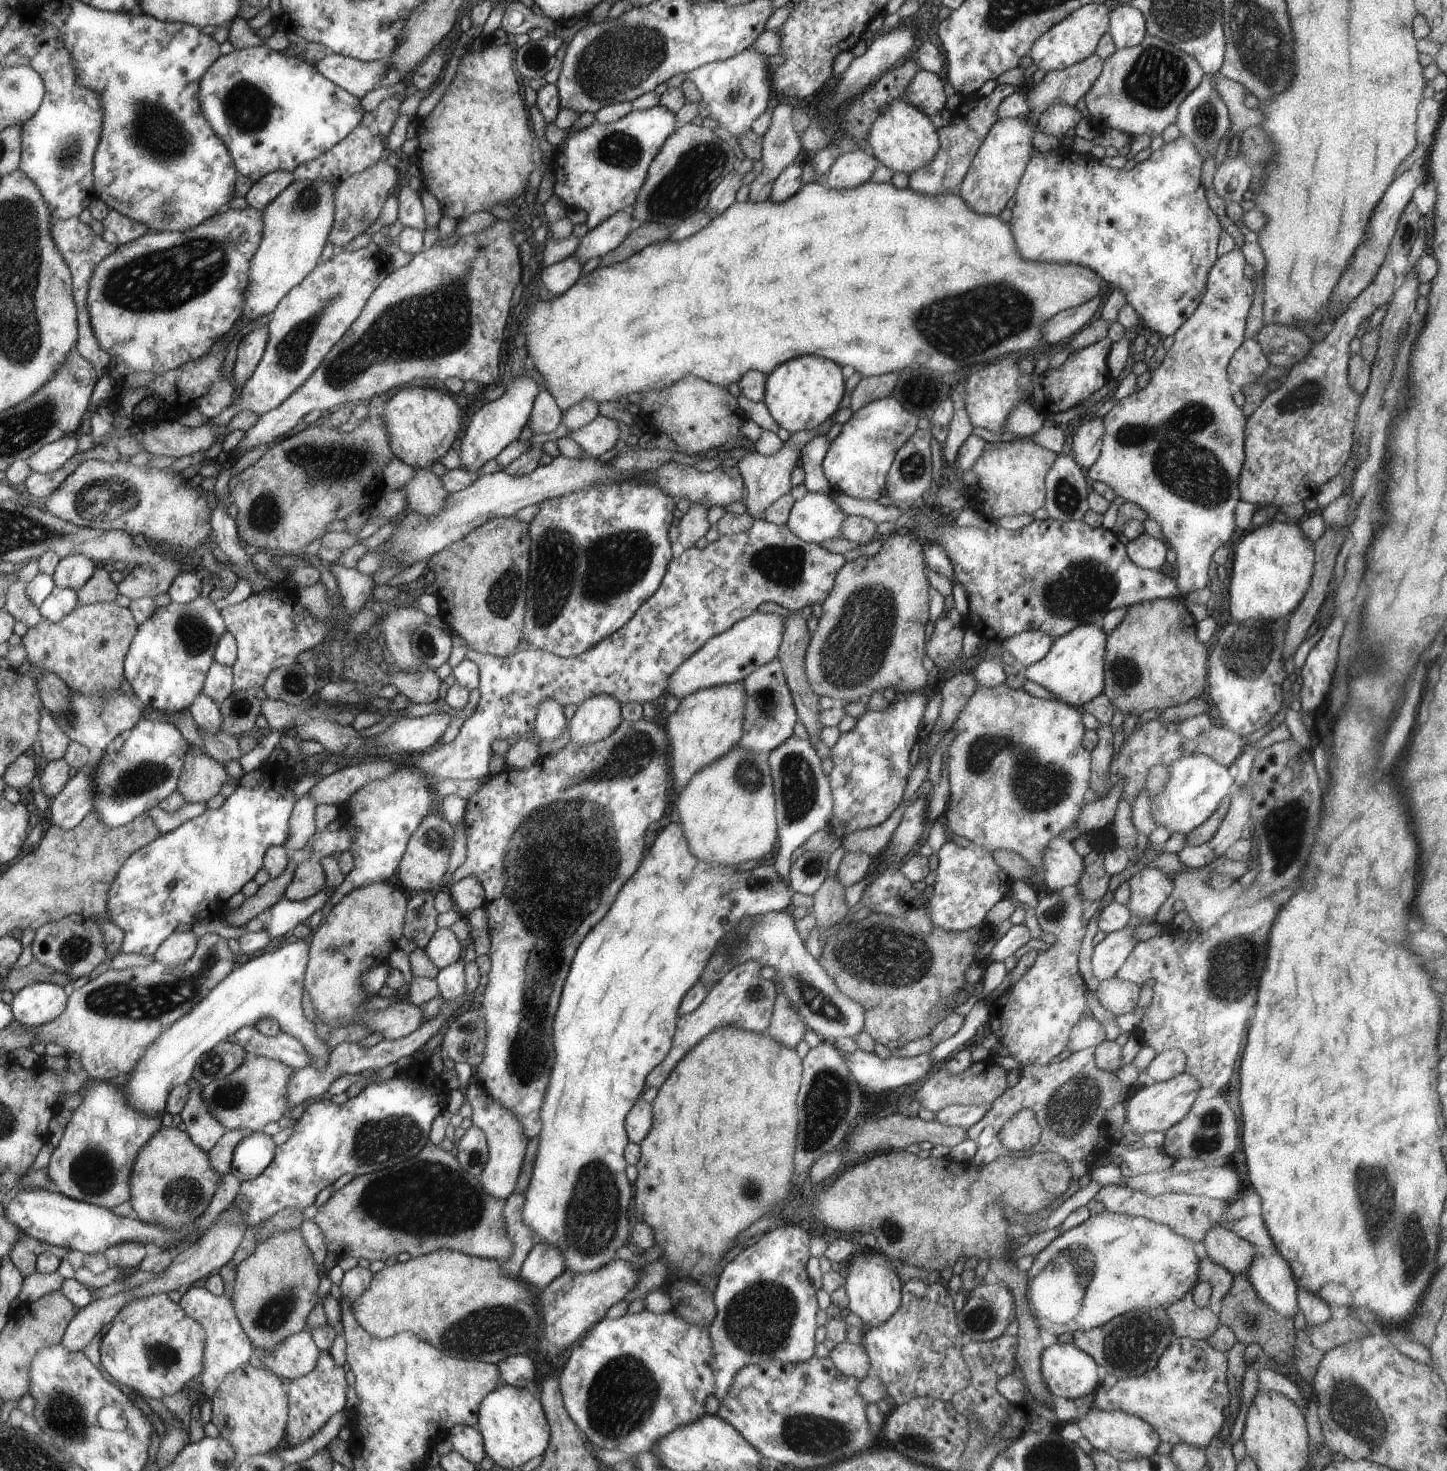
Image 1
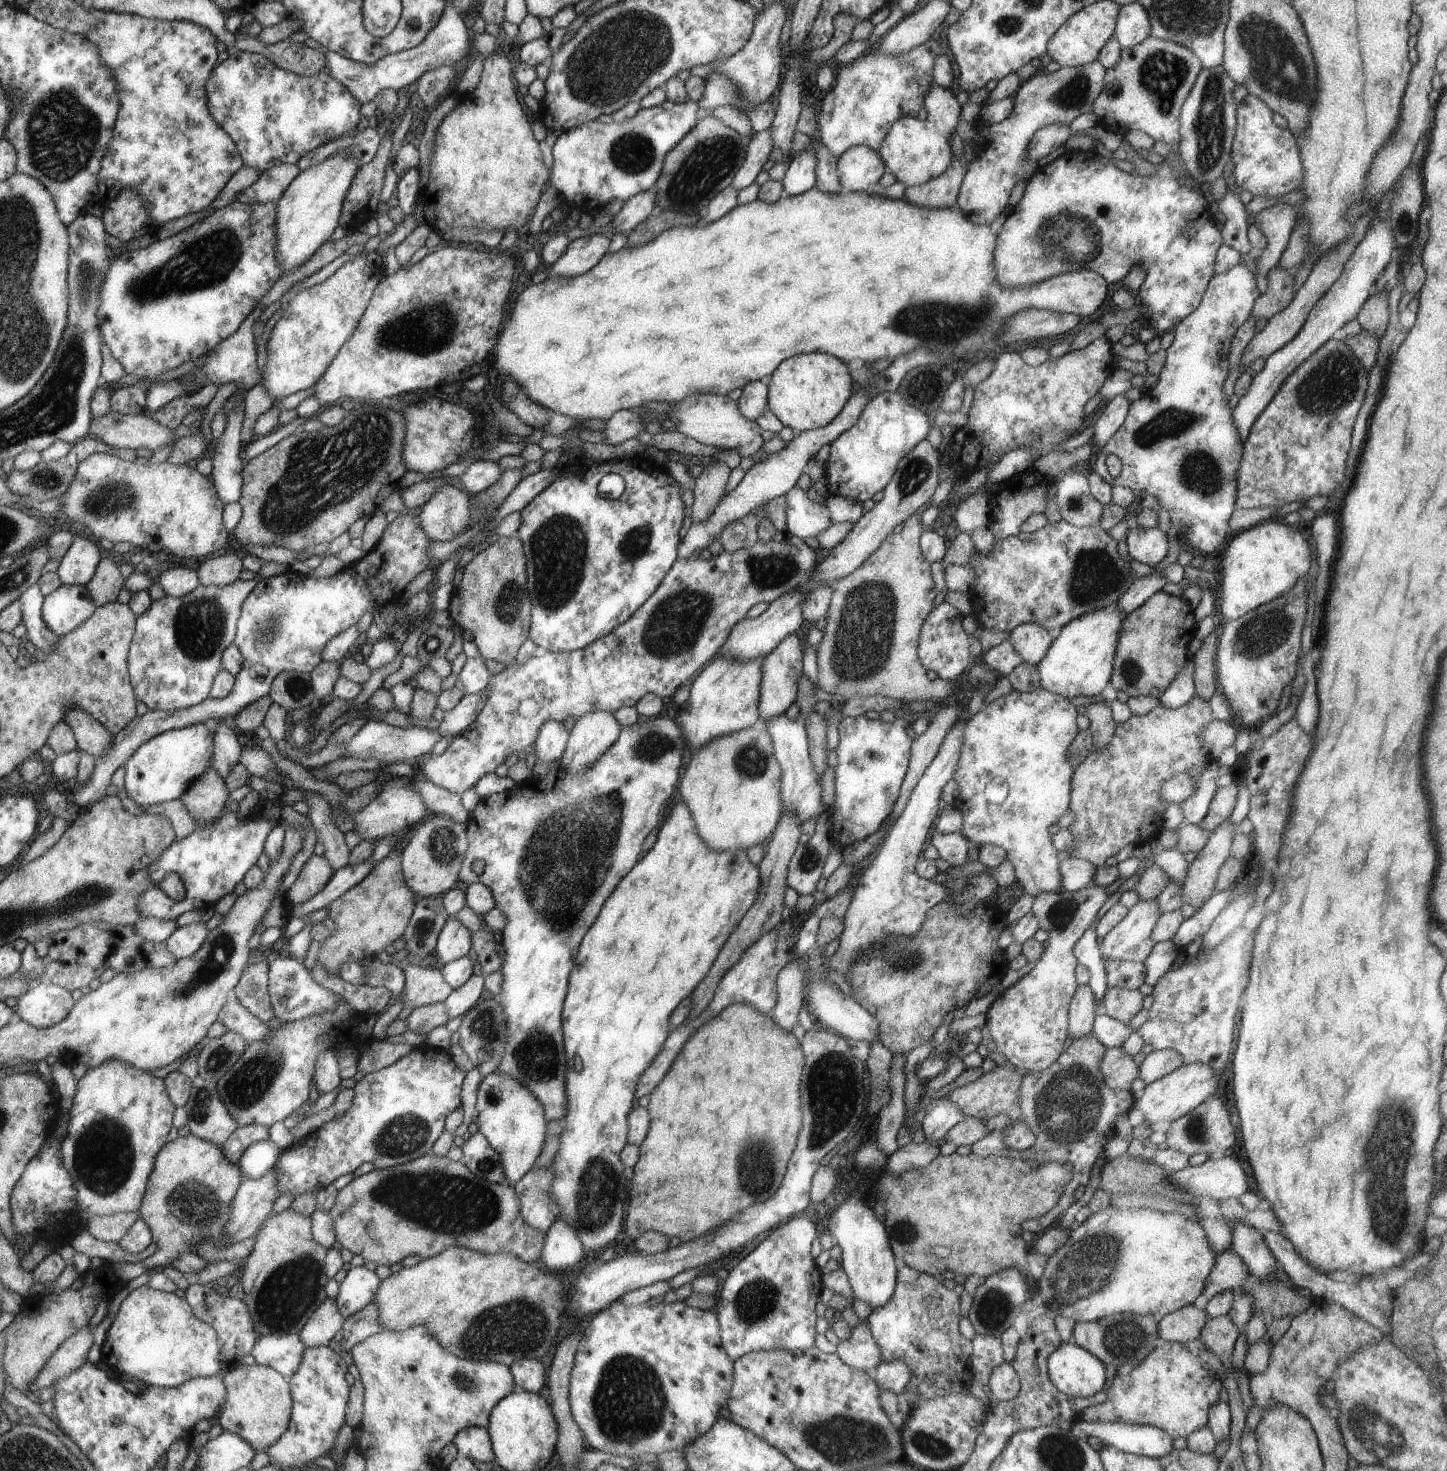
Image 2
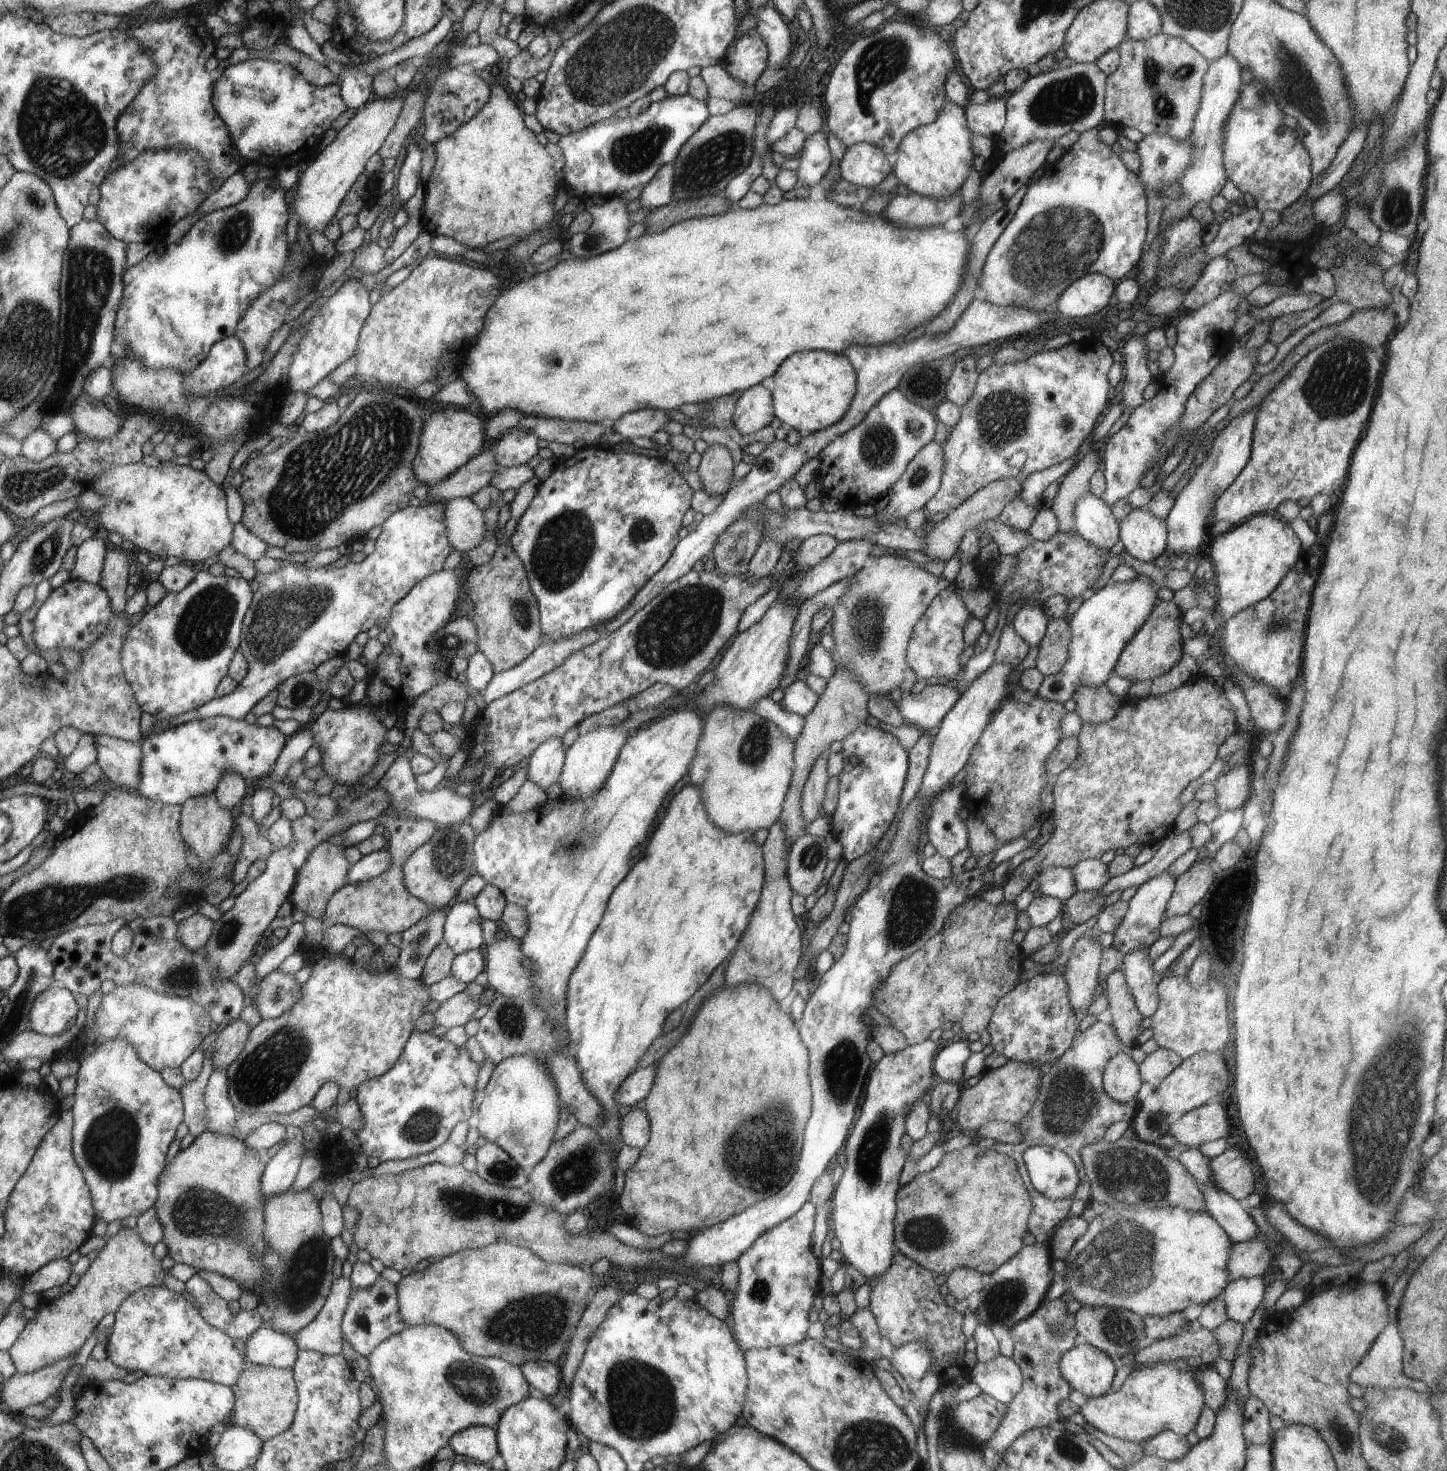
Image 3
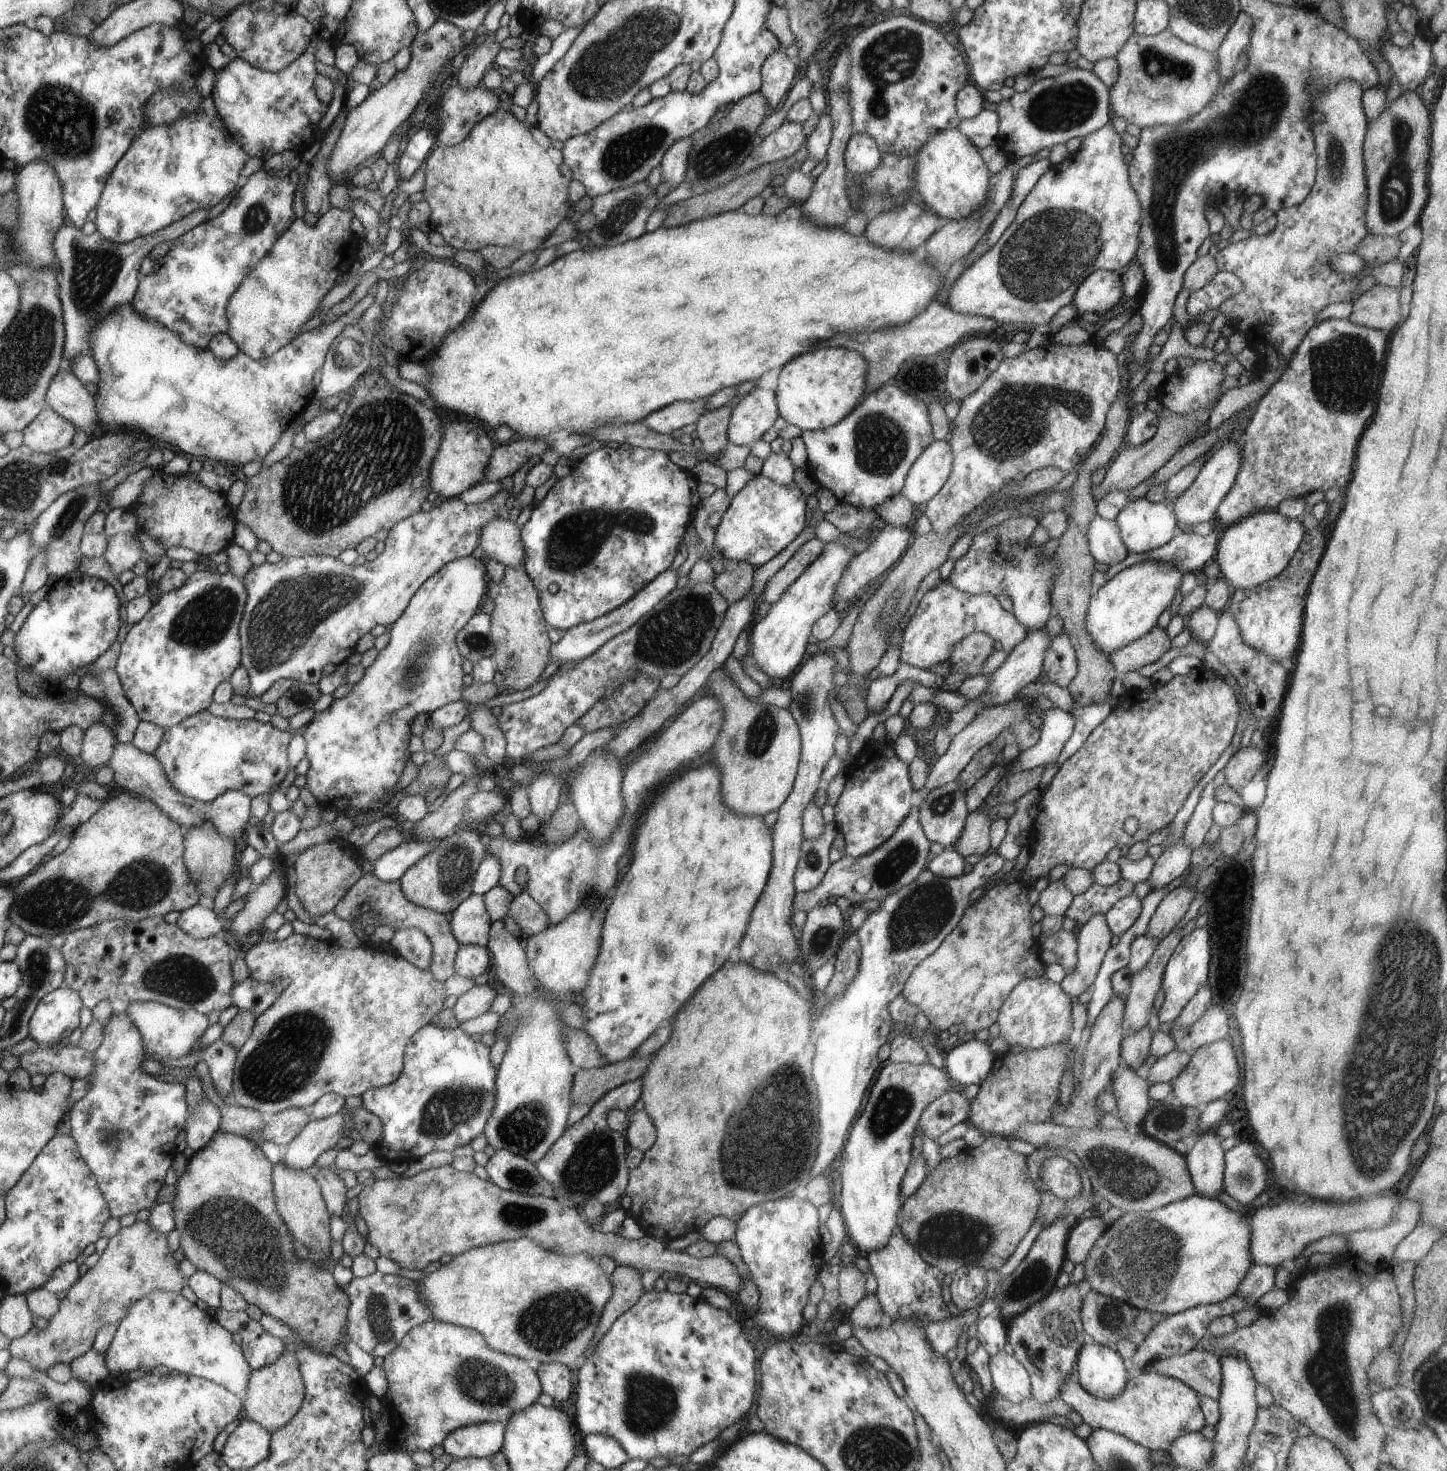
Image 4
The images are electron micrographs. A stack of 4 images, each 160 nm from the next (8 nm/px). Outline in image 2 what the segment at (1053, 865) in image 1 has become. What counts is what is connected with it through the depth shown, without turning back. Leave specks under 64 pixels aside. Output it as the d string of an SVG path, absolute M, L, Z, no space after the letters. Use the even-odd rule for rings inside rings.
M1061 858L1059 869L1064 890L1075 893L1094 885L1093 878L1097 868L1087 860Z

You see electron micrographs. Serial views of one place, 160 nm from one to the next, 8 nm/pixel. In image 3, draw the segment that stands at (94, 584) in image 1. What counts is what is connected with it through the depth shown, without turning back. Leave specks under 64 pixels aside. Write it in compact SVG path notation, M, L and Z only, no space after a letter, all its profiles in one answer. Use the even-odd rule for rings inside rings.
M112 548L107 550L102 569L102 580L100 586L112 598L112 604L115 613L120 617L125 614L128 594L126 586L128 586L128 570L130 570L130 562L128 556L122 552L122 549Z

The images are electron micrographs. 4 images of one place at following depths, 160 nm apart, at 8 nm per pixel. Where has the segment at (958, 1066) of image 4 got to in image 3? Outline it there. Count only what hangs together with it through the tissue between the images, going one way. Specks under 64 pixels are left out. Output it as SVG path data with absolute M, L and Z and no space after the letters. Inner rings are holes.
M968 1039L955 1042L936 1053L933 1062L936 1079L951 1083L964 1081L964 1065L973 1053L970 1043Z

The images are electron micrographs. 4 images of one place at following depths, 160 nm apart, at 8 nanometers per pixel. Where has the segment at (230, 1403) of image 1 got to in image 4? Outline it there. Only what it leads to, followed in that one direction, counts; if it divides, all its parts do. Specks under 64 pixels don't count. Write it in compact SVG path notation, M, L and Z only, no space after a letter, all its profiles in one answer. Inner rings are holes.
M288 1348L274 1364L253 1370L244 1399L245 1418L260 1423L269 1431L276 1432L279 1428L286 1426L293 1416L296 1416L302 1406L305 1397L305 1384L299 1369L299 1360L294 1354L293 1348Z

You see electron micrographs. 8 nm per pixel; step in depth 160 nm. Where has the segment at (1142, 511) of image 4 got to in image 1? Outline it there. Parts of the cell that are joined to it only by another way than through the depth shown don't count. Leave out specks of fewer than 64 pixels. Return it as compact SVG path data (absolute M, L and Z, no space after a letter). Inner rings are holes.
M1146 532L1129 540L1125 547L1129 559L1144 570L1158 571L1166 562L1168 546L1163 539L1154 538Z

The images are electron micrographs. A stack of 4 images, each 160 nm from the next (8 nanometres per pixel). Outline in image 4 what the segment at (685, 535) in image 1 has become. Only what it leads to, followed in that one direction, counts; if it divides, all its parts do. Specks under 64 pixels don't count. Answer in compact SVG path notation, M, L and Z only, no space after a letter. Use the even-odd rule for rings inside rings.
M726 403L714 410L708 409L695 422L702 448L711 458L717 457L719 452L730 443L727 437L727 430L732 411L730 404Z

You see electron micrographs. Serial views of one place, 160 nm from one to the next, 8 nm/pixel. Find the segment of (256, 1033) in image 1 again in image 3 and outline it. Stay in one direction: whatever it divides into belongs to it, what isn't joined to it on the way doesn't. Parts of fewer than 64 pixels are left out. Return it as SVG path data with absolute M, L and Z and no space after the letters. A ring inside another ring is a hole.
M120 917L109 923L76 927L53 939L52 947L48 952L54 963L54 984L67 987L76 996L84 994L84 996L89 998L96 990L100 990L100 984L104 980L113 980L117 984L116 986L128 985L130 983L142 985L155 990L157 993L191 999L195 1003L202 1005L211 1015L213 1022L216 1022L220 1028L239 1019L239 1015L243 1010L243 990L234 977L230 974L223 975L221 970L212 961L208 961L208 954L206 954L205 948L192 950L180 942L178 924L172 917L137 918L131 921ZM123 926L128 926L134 932L133 946L126 955L116 956L112 953L112 949L110 949L112 937Z

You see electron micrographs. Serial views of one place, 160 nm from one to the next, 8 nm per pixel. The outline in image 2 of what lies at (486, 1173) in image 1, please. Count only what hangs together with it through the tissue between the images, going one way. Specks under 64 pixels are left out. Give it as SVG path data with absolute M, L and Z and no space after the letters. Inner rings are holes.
M503 1072L485 1076L477 1093L474 1122L501 1156L506 1184L516 1184L541 1156L547 1138L548 1118L537 1096L518 1079Z

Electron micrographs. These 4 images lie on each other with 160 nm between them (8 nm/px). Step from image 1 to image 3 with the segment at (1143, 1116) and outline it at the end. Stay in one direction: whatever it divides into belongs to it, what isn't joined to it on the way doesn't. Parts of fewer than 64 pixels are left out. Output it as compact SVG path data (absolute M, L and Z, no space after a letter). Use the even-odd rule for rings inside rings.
M1200 1051L1189 1056L1180 1063L1168 1076L1156 1087L1154 1094L1163 1102L1160 1112L1170 1118L1181 1116L1194 1110L1203 1104L1220 1099L1222 1092L1230 1086L1228 1068L1218 1051Z

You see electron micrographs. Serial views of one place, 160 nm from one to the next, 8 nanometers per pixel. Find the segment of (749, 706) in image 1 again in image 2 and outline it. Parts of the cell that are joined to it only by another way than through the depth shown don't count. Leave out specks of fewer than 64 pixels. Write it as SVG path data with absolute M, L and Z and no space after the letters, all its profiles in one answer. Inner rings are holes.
M790 633L782 642L766 655L763 663L764 678L761 681L761 712L759 725L766 724L772 717L785 714L787 708L798 700L799 682L803 678L802 656L804 656L802 640L796 633Z

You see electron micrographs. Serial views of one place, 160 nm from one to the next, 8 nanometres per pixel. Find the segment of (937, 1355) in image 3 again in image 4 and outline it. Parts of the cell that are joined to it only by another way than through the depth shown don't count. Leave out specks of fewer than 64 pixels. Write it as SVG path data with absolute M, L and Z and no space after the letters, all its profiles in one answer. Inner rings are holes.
M899 1229L879 1249L871 1250L867 1254L870 1270L876 1275L878 1288L875 1291L883 1310L892 1320L899 1318L917 1318L925 1326L931 1322L938 1322L953 1317L941 1295L941 1284L936 1278L938 1270L930 1266L915 1244Z

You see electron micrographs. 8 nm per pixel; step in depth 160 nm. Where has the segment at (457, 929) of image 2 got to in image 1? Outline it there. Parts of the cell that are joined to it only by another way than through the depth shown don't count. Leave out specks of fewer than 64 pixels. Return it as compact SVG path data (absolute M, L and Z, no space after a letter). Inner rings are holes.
M440 926L424 949L433 963L442 970L463 958L465 945L454 931Z

